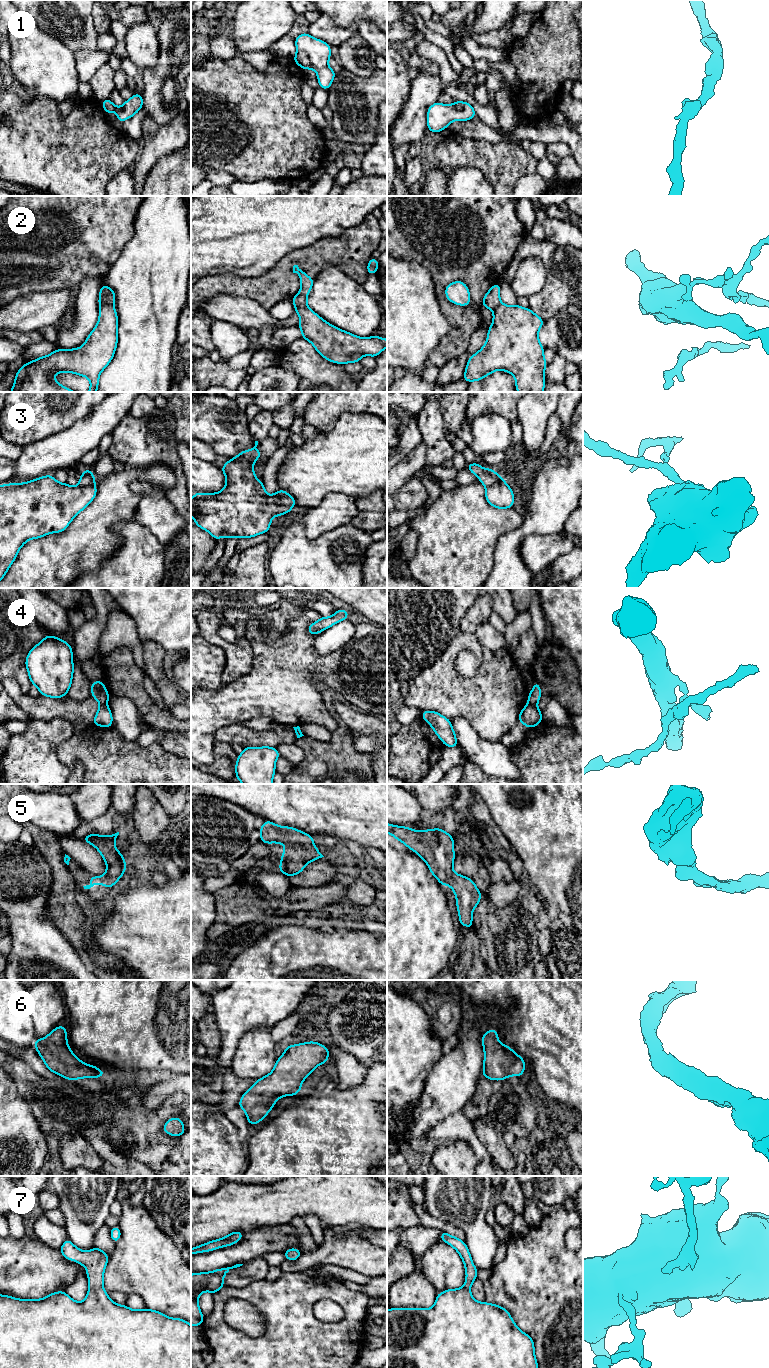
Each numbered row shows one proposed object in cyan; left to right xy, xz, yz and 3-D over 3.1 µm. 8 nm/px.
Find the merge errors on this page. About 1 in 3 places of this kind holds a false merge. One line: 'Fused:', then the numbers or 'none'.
Fused: 2, 3, 4

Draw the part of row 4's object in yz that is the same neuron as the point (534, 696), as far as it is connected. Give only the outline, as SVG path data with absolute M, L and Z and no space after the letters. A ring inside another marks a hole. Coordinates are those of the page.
M534 681L533 683L533 689L532 691L528 694L527 701L529 704L537 705L541 698L541 688L540 684L537 681Z

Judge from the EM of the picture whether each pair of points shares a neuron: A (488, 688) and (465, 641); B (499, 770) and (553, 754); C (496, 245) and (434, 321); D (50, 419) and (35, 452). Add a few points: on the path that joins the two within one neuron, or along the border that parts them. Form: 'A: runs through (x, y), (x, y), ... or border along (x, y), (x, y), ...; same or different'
A: runs through (489, 675), (489, 664), (481, 657), (478, 651); same
B: border along (509, 749), (511, 759), (520, 773); different
C: border along (435, 289), (439, 308), (450, 328), (445, 335); different
D: border along (63, 431), (30, 442), (23, 447); different

